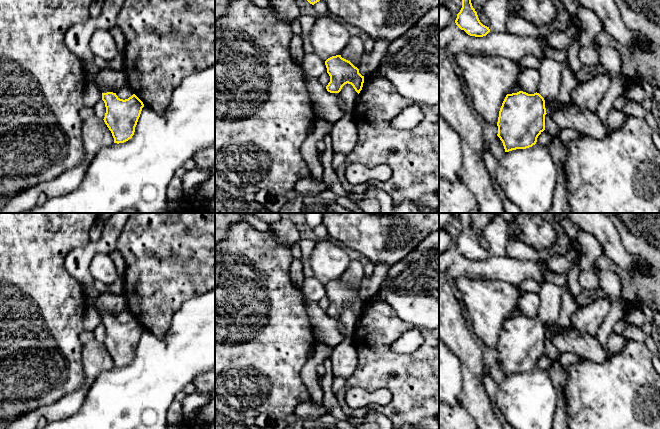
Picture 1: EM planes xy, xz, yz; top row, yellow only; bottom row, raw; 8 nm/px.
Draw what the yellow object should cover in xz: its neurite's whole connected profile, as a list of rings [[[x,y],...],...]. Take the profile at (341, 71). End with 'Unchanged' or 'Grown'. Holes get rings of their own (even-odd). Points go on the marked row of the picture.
[[[336,55],[325,61],[327,73],[330,76],[330,82],[326,89],[330,93],[334,93],[337,98],[338,106],[345,111],[345,106],[340,100],[339,92],[345,84],[351,84],[355,91],[359,94],[364,83],[364,76],[359,73],[359,69],[350,61]]]. Grown

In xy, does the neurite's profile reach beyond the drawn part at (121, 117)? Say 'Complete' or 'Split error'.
Split error

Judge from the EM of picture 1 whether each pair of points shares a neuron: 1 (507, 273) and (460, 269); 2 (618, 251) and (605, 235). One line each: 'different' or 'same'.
1: same
2: same

